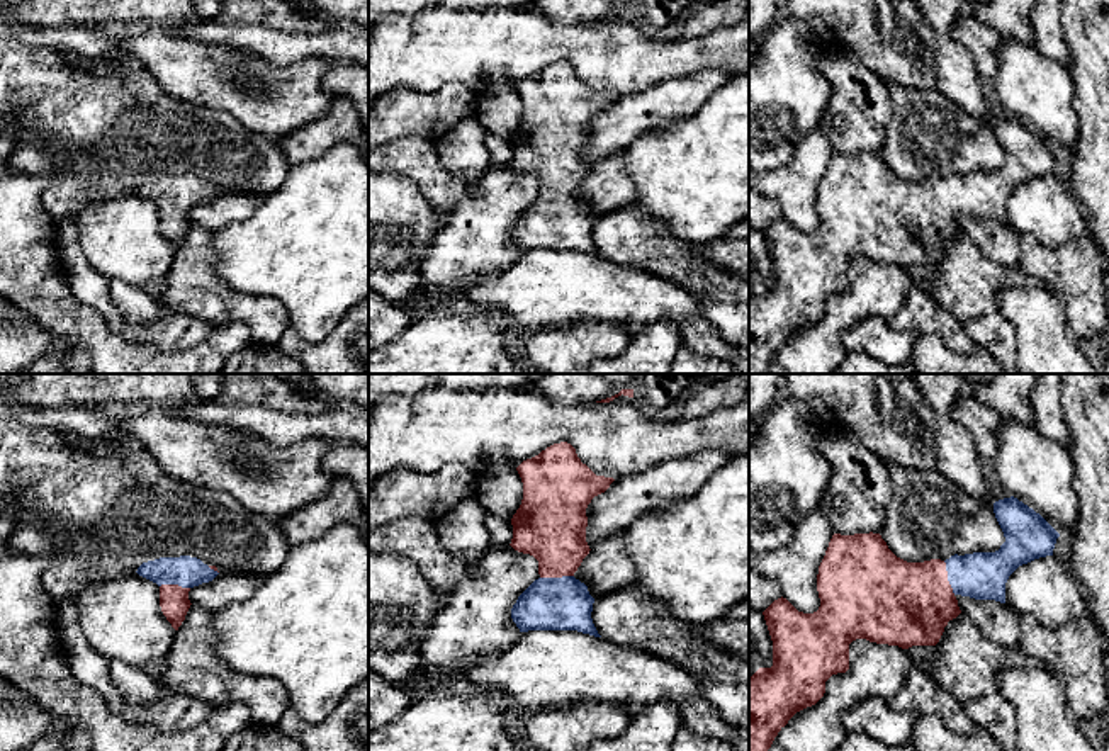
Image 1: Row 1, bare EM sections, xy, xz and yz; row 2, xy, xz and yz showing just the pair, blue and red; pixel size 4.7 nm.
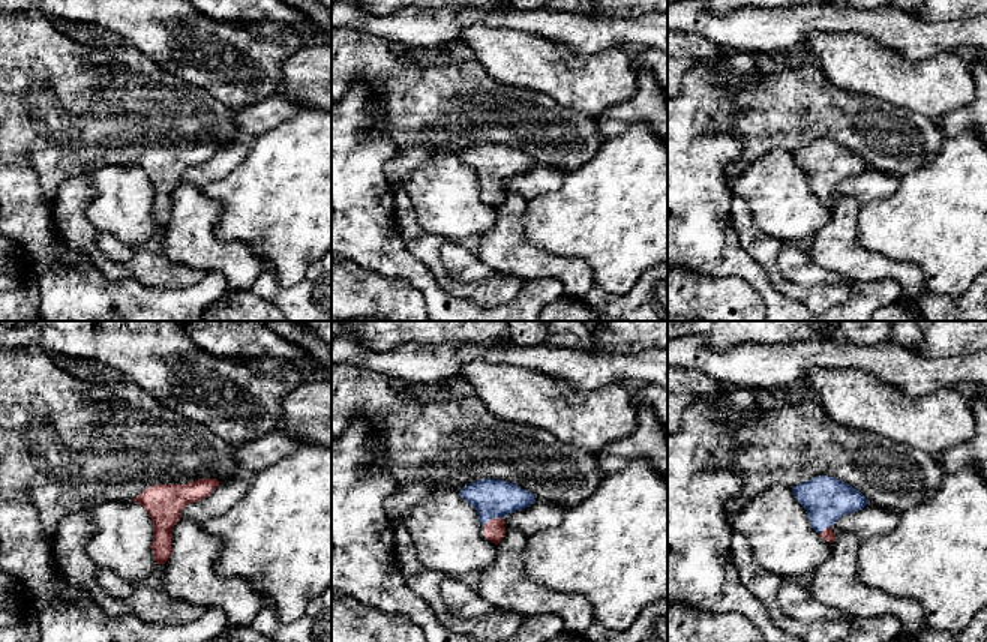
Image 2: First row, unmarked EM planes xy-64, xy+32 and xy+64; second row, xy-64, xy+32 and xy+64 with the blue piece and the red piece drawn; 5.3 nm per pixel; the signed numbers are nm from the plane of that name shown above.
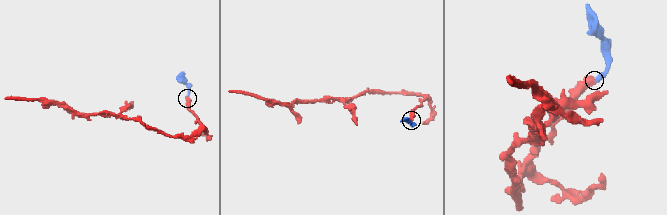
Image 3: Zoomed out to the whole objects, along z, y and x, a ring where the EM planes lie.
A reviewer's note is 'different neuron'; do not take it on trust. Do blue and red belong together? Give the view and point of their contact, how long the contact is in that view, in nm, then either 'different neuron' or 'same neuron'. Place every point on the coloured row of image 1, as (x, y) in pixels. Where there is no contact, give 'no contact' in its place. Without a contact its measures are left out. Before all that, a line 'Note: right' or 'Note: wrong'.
Note: wrong
contact xz (556, 578); length 160 nm; same neuron

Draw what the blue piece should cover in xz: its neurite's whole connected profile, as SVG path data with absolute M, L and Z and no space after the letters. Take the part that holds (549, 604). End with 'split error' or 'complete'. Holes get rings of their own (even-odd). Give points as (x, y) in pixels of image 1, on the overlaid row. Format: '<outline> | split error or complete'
M567 442L547 447L538 455L523 460L516 471L523 483L523 500L511 518L513 539L509 545L538 561L540 578L518 596L511 608L513 622L520 632L577 630L601 637L591 618L594 598L588 586L574 578L574 573L591 551L586 542L586 508L615 479L596 476Z | split error

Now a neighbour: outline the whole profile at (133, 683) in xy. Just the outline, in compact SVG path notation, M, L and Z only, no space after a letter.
M110 659L109 675L115 690L126 700L153 703L161 697L158 680L151 678L143 668L121 659Z

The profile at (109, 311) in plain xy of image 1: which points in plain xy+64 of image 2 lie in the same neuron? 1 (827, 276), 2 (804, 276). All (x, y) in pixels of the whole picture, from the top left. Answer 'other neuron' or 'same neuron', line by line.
1: other neuron
2: other neuron

